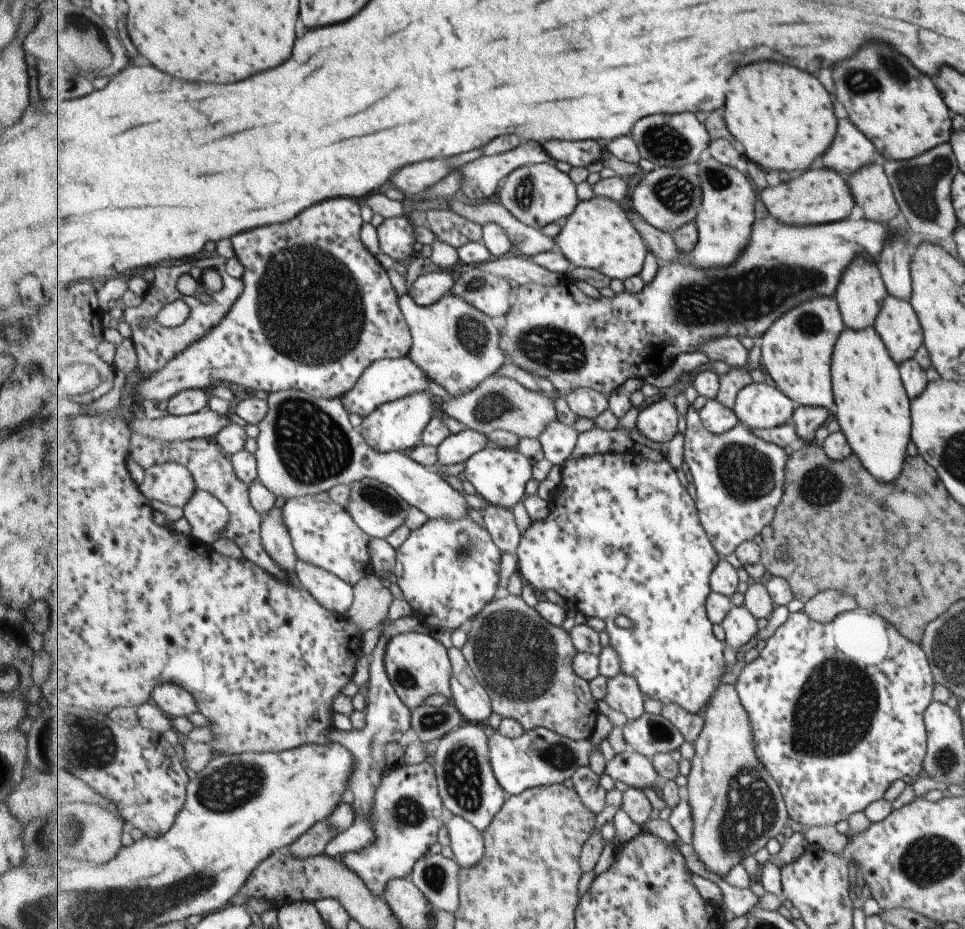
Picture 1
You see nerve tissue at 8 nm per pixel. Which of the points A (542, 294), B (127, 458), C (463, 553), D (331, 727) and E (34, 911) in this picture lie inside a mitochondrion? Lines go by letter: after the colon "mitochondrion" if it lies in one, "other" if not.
A: other
B: other
C: mitochondrion
D: other
E: mitochondrion

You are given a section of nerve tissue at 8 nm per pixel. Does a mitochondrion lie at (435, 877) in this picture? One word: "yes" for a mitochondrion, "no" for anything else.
yes

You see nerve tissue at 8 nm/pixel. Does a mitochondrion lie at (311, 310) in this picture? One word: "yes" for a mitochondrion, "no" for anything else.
yes

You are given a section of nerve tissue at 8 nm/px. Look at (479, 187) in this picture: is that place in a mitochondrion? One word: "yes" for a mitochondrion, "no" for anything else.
no

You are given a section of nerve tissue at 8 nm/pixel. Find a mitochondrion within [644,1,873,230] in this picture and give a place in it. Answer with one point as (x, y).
(674, 193)

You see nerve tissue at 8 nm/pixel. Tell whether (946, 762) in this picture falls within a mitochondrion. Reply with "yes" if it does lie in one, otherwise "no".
yes

